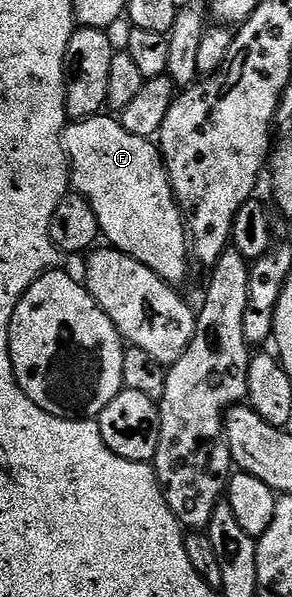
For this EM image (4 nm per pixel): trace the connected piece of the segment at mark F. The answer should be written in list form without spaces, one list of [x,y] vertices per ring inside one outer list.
[[[97,115],[76,119],[62,134],[64,148],[68,151],[70,185],[73,190],[87,199],[98,215],[98,227],[103,240],[123,253],[129,253],[146,267],[150,267],[169,285],[179,286],[179,281],[188,277],[190,265],[190,234],[184,224],[184,214],[172,196],[172,184],[164,168],[164,158],[159,148],[149,138],[130,135],[112,115]]]

